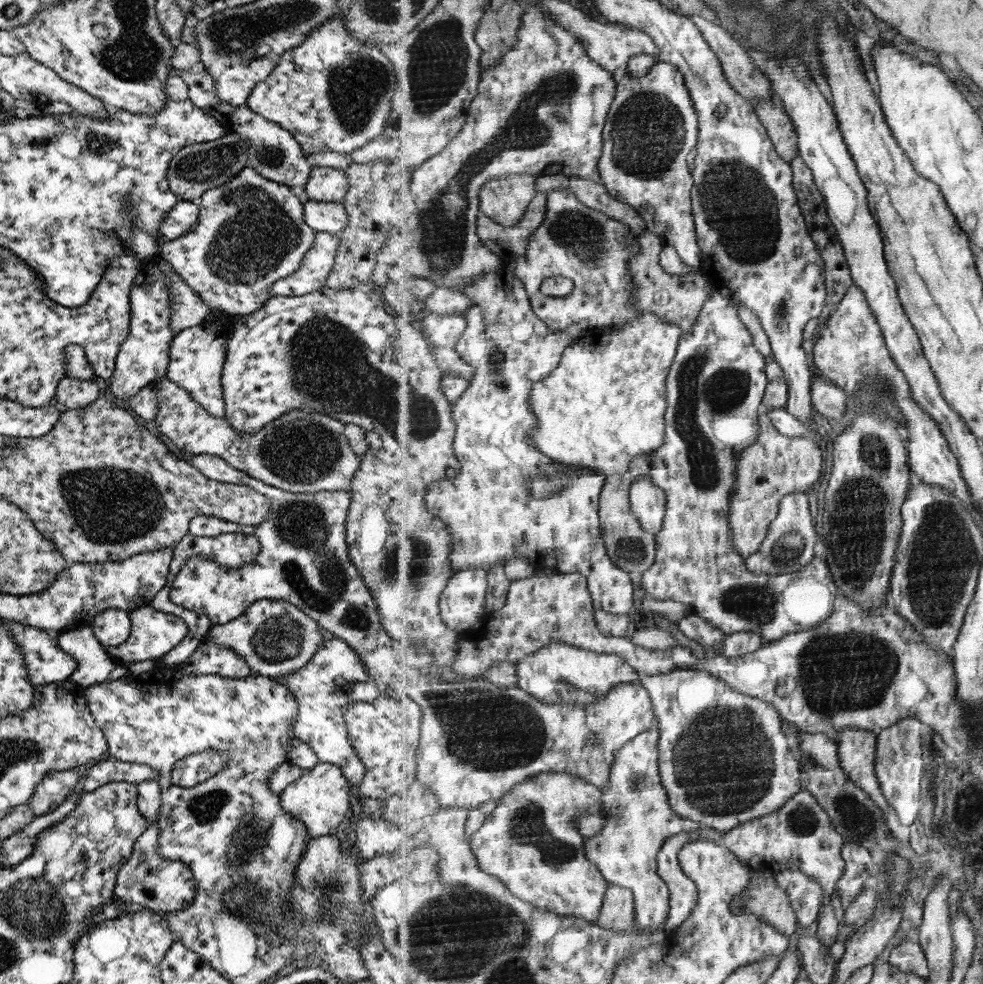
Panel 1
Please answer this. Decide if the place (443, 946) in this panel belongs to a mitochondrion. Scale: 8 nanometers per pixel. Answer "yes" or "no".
yes

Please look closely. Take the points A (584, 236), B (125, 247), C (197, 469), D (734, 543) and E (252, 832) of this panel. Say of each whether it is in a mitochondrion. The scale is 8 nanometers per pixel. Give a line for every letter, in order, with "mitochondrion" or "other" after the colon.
A: mitochondrion
B: other
C: other
D: other
E: mitochondrion

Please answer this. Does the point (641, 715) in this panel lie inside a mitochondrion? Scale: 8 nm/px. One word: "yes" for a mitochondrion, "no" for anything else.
no

